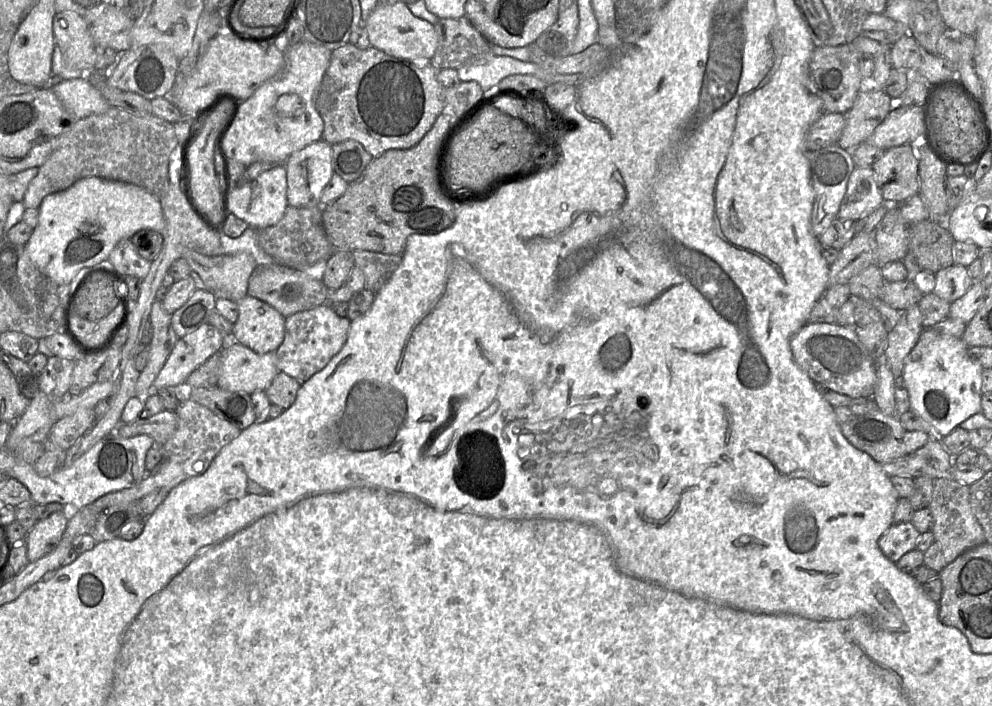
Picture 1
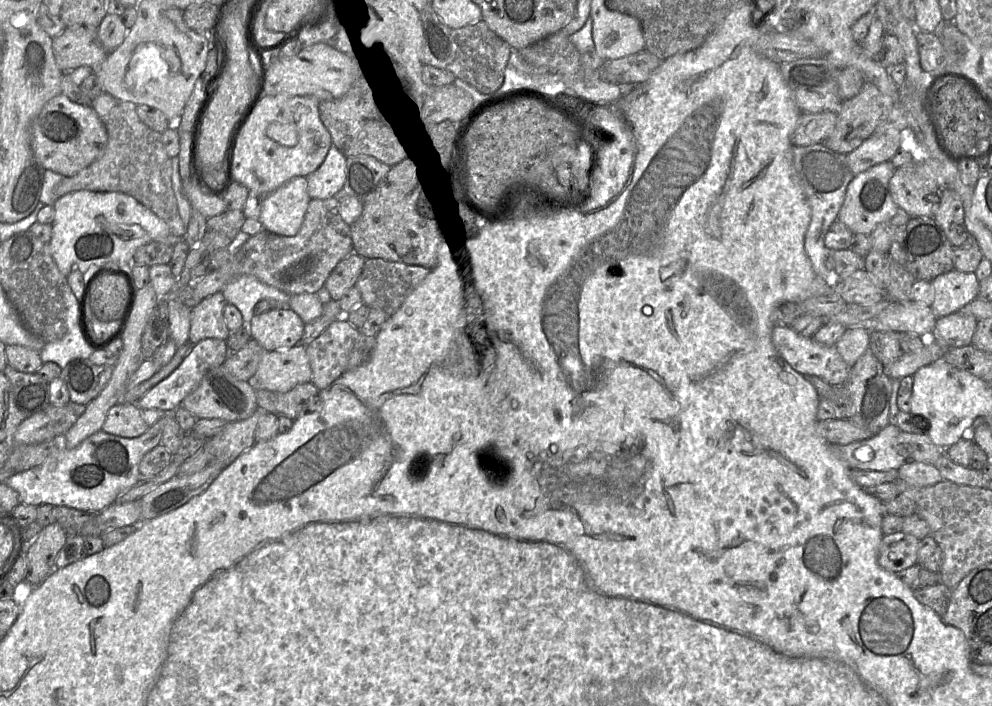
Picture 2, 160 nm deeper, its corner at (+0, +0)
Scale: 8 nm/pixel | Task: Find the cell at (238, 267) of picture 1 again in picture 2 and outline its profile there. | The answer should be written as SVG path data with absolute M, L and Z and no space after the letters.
M73 191L57 198L53 207L55 215L51 223L52 236L48 245L57 267L66 277L73 271L84 274L89 268L102 264L118 266L122 262L134 261L135 251L150 241L169 242L175 246L183 239L174 236L166 222L150 209L123 192Z

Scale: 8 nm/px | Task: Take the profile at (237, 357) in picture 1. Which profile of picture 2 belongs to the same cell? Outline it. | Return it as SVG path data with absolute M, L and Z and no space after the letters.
M297 344L291 348L265 352L252 383L256 389L283 393L298 384L310 382L311 378L306 347Z

